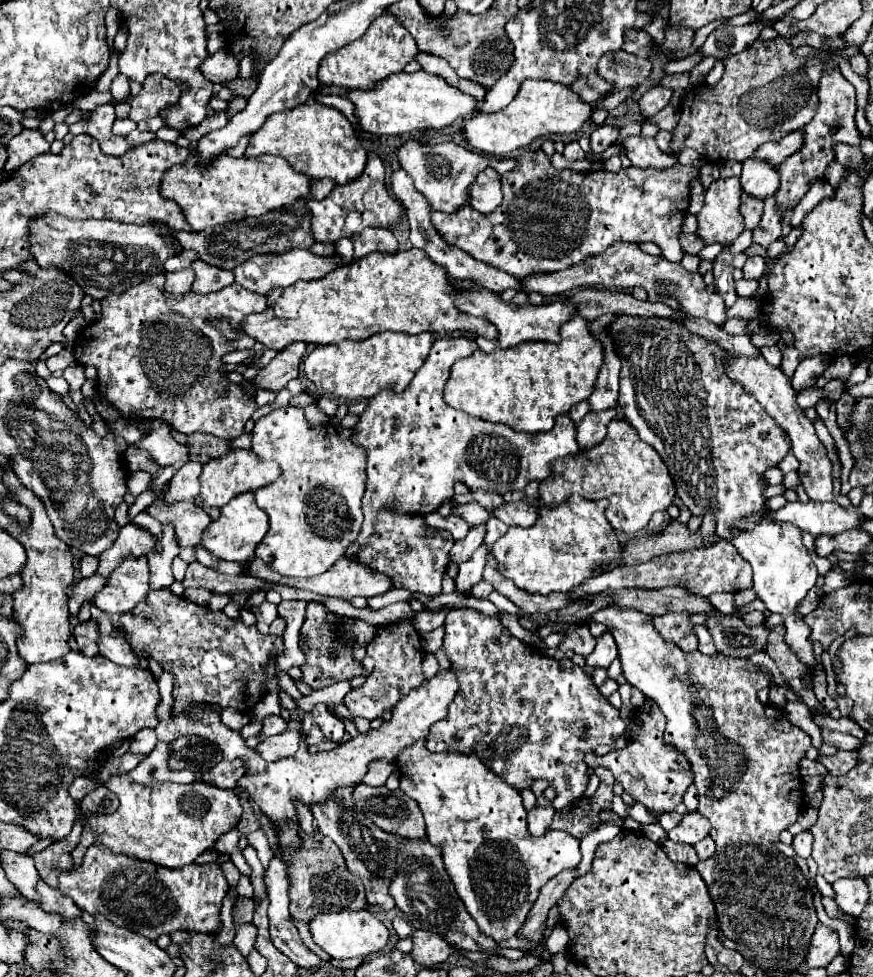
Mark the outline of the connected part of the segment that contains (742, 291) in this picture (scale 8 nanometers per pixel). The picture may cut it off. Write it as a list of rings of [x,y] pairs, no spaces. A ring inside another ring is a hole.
[[[743,278],[743,280],[735,282],[735,290],[737,290],[737,296],[751,296],[757,292],[757,282]]]

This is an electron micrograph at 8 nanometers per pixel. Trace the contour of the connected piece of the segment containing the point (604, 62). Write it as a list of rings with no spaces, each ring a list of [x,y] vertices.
[[[617,50],[617,52],[609,52],[601,56],[597,64],[597,72],[601,78],[611,82],[615,90],[637,88],[645,80],[649,80],[651,62],[647,58]]]

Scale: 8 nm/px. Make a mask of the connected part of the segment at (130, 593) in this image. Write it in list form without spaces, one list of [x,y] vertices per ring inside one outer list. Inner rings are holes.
[[[147,556],[125,558],[107,578],[105,588],[93,596],[99,610],[107,614],[125,614],[149,594]]]

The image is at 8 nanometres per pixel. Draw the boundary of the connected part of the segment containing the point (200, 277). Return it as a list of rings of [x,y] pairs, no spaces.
[[[195,260],[191,268],[195,272],[195,282],[191,292],[195,294],[211,294],[233,284],[233,272],[217,268],[217,266],[209,266],[203,260]]]

